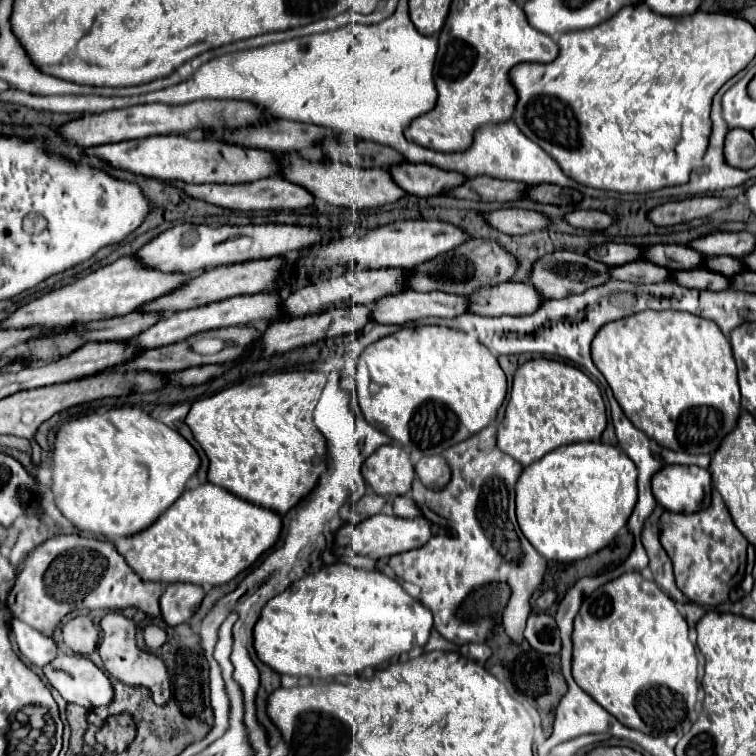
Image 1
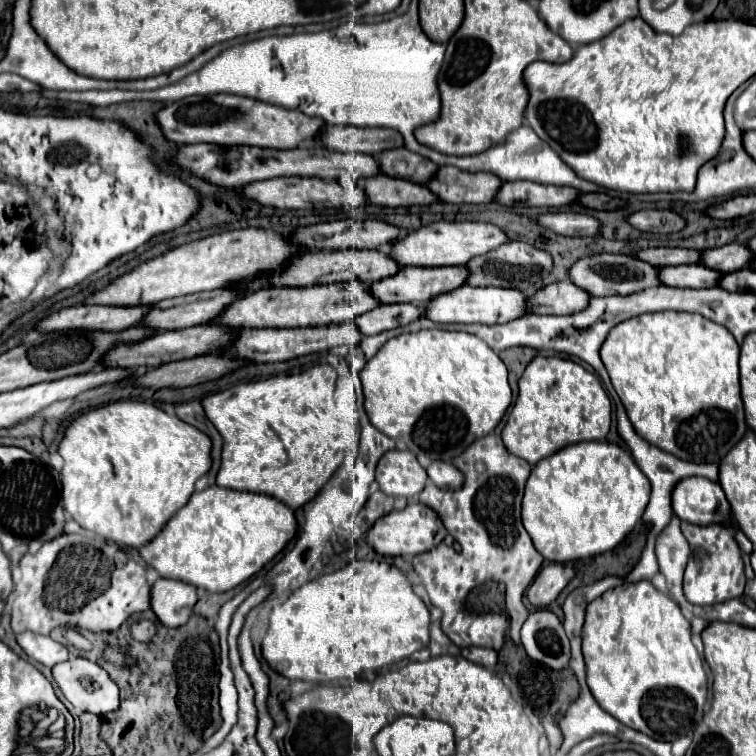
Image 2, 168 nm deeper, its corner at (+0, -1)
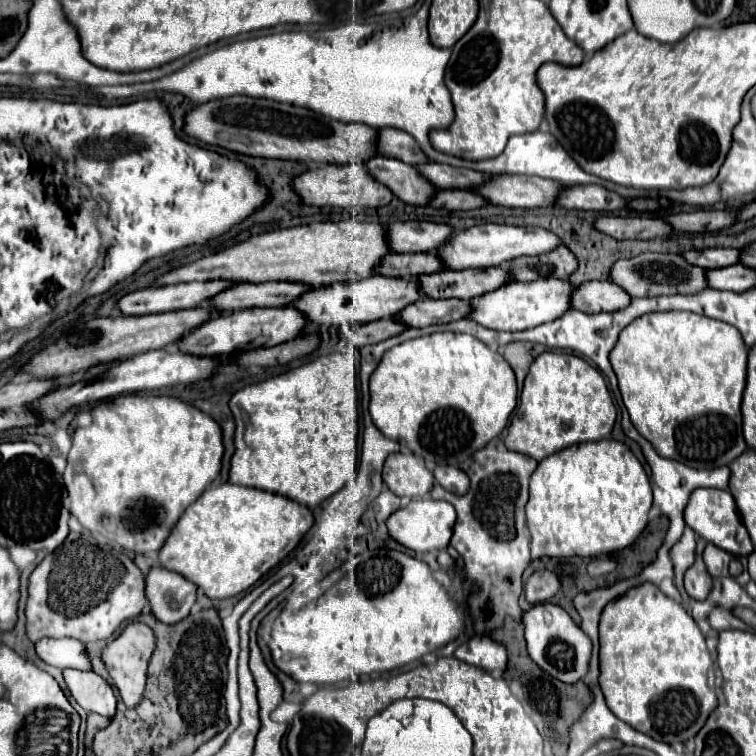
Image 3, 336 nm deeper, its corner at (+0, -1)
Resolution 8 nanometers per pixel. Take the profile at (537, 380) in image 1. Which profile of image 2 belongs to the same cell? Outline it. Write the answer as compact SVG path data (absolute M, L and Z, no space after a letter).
M535 356L519 378L519 396L501 432L505 448L535 466L541 458L581 442L603 440L611 426L611 402L599 378L565 358Z

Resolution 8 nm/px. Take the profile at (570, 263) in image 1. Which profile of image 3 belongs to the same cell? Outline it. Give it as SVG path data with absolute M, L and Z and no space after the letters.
M645 252L637 258L621 260L617 266L613 266L611 280L619 282L619 286L625 286L633 298L655 298L665 294L697 294L709 288L707 284L707 270L701 266L689 264L681 254L653 254Z

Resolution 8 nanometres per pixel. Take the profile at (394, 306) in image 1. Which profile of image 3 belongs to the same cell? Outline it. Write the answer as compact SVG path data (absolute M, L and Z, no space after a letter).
M547 278L537 282L511 282L509 286L503 286L501 290L495 290L495 294L485 294L485 298L473 300L473 320L481 326L493 328L493 330L529 330L533 326L541 326L545 322L553 322L561 318L565 312L571 310L571 296L575 286L567 278Z

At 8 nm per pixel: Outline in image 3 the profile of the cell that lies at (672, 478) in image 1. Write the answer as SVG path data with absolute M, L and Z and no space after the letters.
M715 488L695 490L689 498L689 506L685 508L685 522L695 530L697 536L705 538L707 542L715 544L721 550L727 550L735 556L749 556L753 552L753 544L747 534L747 528L741 522L737 504L727 490L715 490Z

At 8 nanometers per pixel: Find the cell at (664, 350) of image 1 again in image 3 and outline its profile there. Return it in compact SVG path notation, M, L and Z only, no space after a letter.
M651 312L633 320L621 332L609 358L633 426L641 436L653 442L661 456L673 458L691 468L711 470L729 466L747 450L741 430L741 394L747 376L747 348L737 328L693 312Z

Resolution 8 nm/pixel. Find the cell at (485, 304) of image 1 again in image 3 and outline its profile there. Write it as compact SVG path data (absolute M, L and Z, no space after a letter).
M611 280L585 282L577 286L573 294L573 308L595 314L595 312L617 312L631 304L631 296Z

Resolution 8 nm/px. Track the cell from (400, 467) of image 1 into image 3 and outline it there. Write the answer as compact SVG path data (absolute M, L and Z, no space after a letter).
M391 454L383 466L383 482L397 496L423 498L431 492L435 478L427 470L425 460L413 454Z

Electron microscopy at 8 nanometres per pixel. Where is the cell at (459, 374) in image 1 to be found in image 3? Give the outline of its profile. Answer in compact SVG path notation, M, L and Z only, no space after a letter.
M435 332L431 336L407 340L401 346L387 350L371 376L369 390L371 418L387 438L403 442L413 454L429 462L453 466L463 464L489 440L497 438L505 430L509 414L517 406L515 374L507 360L501 354L489 350L471 334L453 332Z

